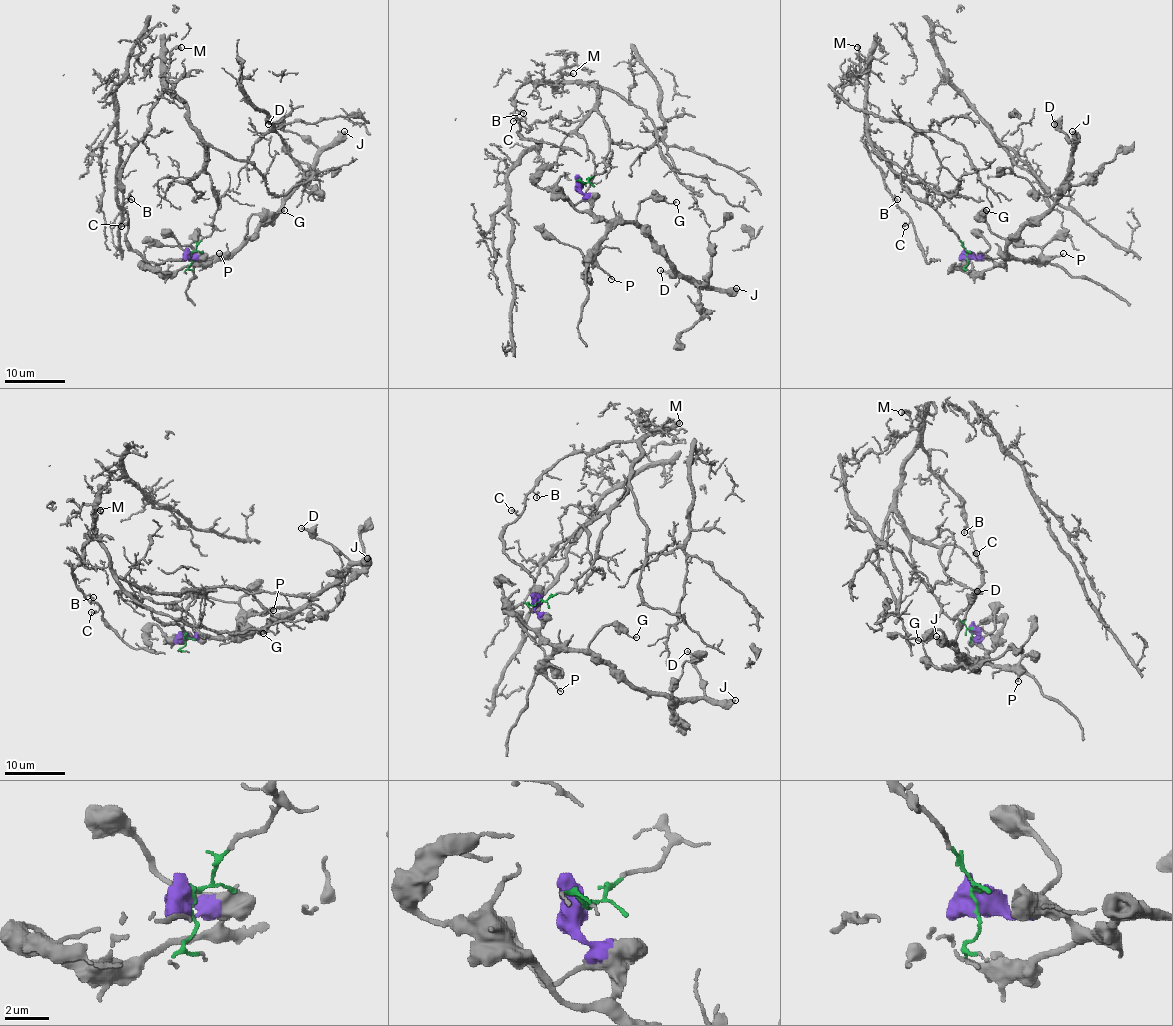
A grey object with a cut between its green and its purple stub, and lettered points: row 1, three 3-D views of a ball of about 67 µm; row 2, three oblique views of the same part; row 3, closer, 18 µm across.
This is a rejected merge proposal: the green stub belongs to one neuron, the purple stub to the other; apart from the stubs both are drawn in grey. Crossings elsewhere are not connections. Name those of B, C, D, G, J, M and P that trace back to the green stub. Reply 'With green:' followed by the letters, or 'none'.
With green: B, C, M

